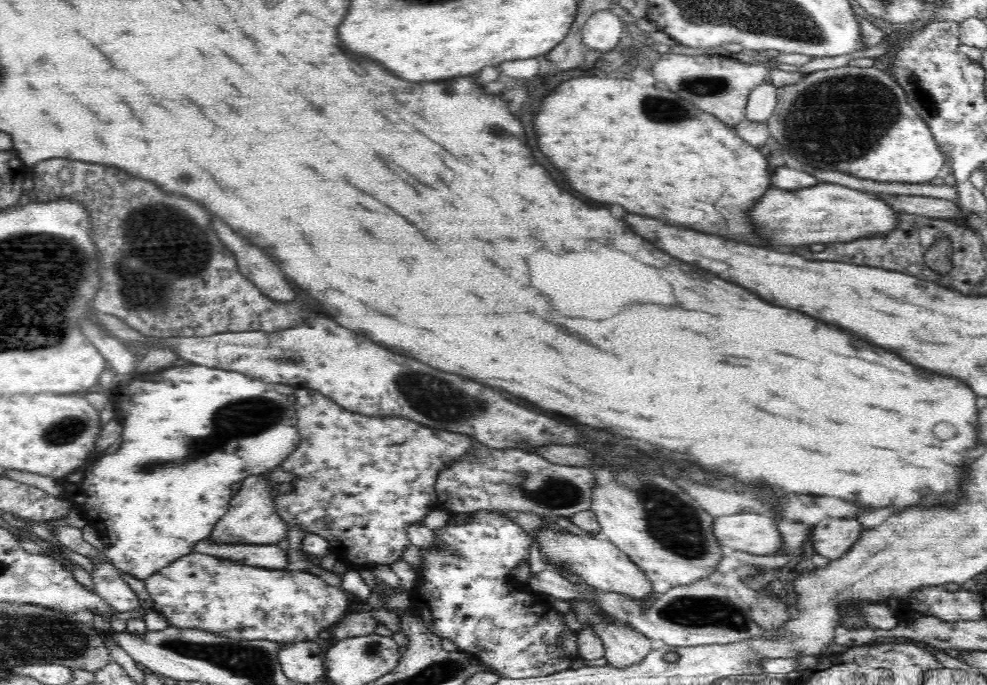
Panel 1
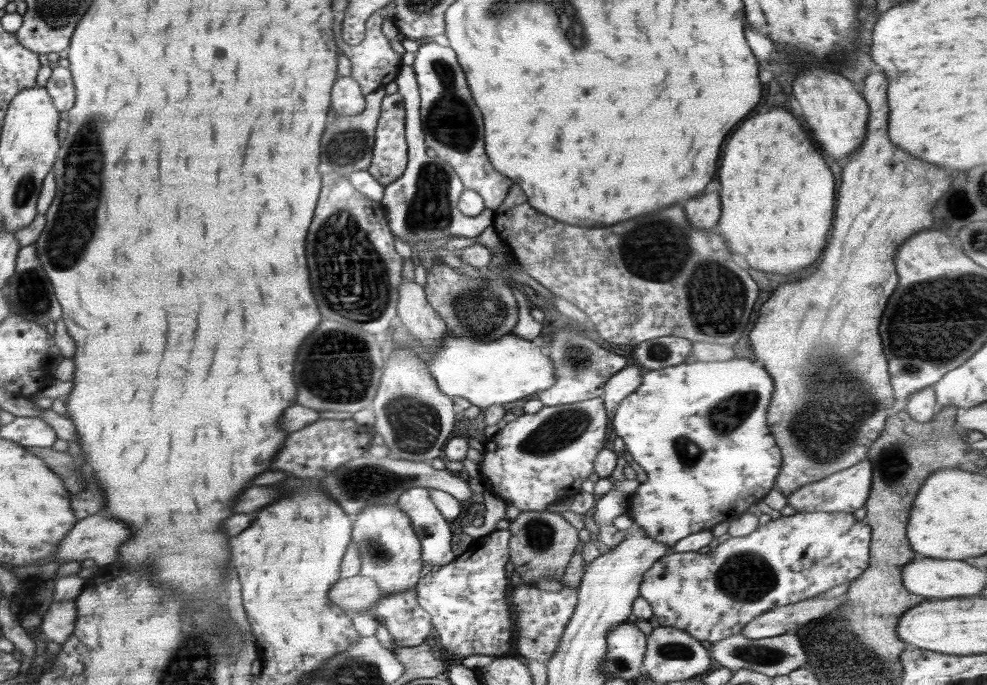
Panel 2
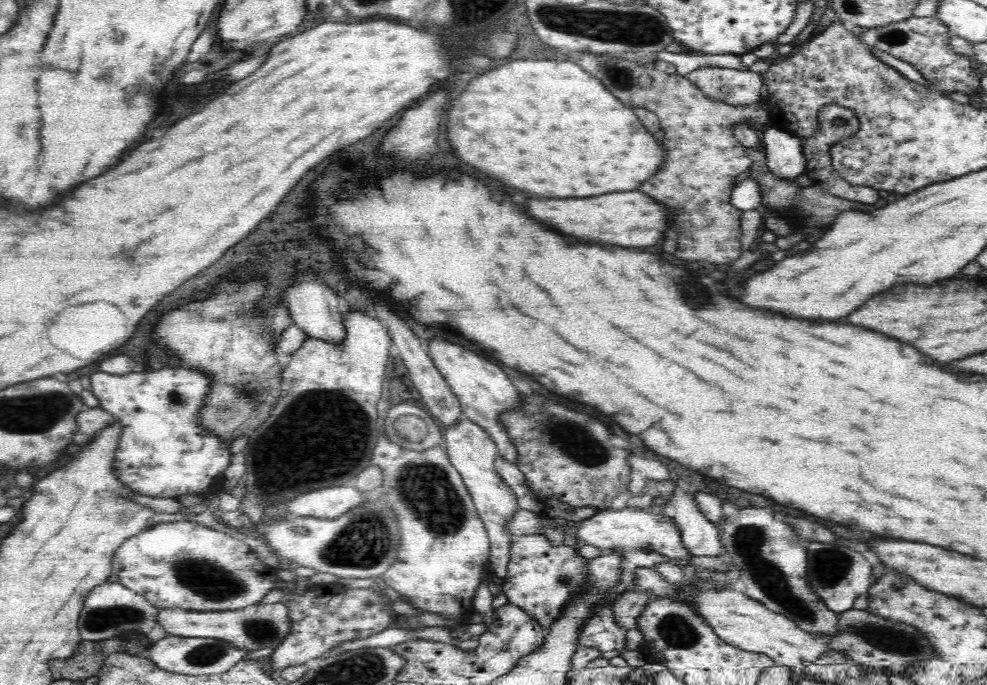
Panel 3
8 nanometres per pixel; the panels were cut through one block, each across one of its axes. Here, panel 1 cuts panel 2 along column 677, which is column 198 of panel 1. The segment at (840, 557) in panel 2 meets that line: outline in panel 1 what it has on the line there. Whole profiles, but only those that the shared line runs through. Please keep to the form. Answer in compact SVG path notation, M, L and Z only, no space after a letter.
M196 552L174 560L174 563L156 571L144 582L155 604L155 611L166 617L169 625L177 628L198 628L234 640L262 639L275 643L319 640L320 632L332 630L350 611L346 591L329 586L314 574L250 567L244 563Z

